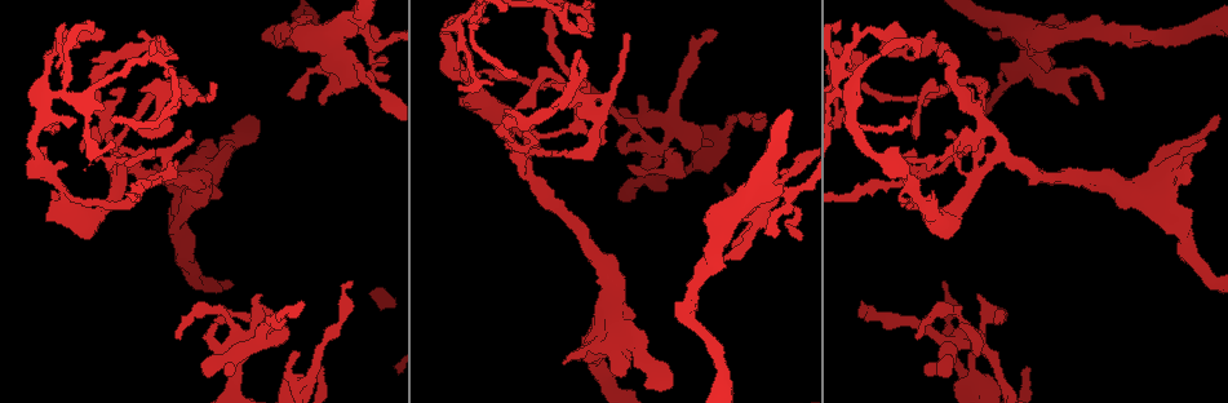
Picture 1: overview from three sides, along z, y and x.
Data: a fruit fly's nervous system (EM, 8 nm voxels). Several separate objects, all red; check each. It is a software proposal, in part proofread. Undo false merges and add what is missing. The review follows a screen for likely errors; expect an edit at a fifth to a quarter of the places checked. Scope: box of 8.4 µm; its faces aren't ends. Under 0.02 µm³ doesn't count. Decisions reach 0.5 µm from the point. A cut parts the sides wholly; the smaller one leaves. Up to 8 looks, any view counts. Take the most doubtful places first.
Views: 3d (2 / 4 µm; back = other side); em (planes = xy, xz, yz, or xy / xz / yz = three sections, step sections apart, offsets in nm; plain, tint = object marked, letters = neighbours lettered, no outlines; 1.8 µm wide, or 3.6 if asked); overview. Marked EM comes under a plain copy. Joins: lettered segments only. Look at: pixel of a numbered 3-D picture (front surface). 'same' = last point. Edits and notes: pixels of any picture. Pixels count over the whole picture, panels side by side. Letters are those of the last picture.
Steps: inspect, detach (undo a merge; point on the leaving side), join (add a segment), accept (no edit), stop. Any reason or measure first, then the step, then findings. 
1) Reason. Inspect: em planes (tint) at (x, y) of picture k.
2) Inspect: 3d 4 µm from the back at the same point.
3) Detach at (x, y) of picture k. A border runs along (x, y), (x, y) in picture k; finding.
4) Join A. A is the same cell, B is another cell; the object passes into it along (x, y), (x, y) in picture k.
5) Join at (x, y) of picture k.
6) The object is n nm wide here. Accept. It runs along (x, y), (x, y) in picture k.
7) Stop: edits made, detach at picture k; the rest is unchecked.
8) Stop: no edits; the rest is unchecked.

Thin end. Inspect: 3d 2 µm at (944, 283) of picture 1.

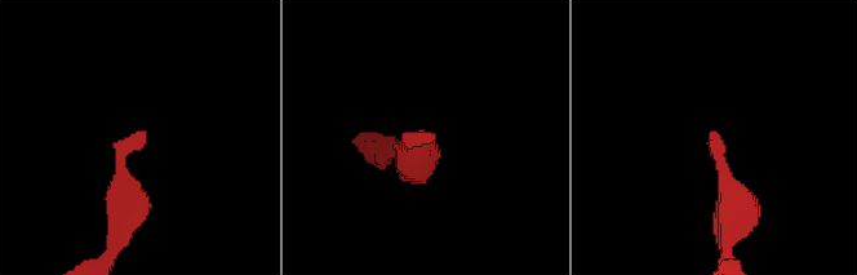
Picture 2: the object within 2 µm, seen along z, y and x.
Need the tissue. Inspect: em planes (letters) at (144, 137) of picture 2.

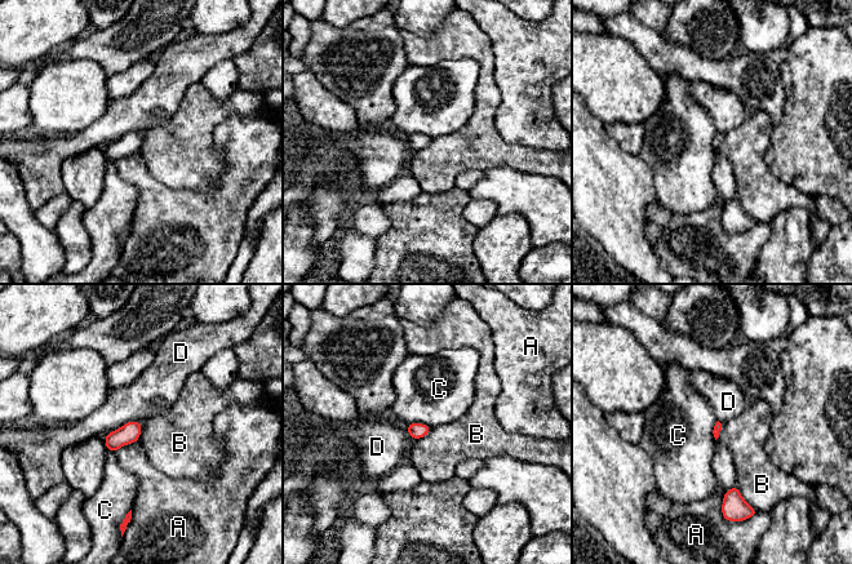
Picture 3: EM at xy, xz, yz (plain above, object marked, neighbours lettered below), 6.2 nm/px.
Accept. A, B, C and D are other cells; a border runs along (407, 423), (426, 423), (431, 427) in picture 3; none of them fits.

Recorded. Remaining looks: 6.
Sharp bend. Inspect: em planes (letters) at (786, 194) of picture 1.

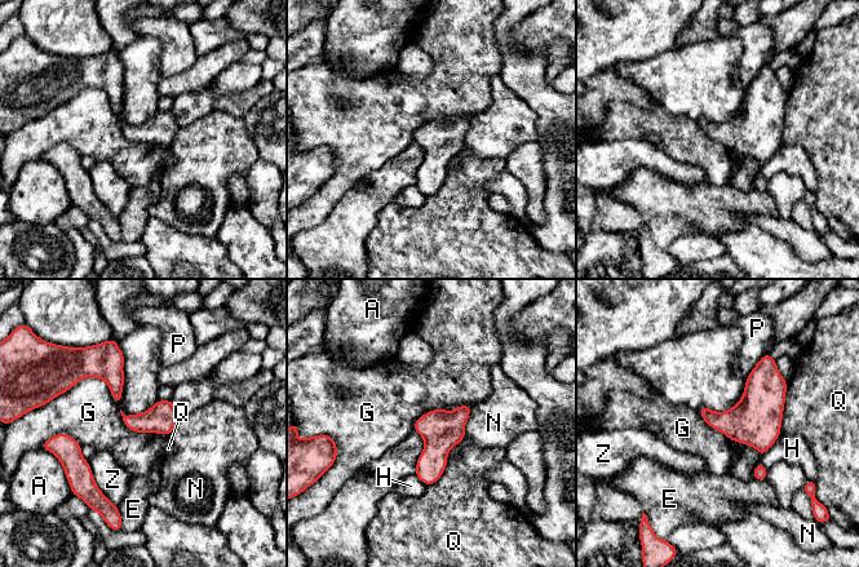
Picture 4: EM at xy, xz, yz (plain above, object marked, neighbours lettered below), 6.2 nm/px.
Accept. A, E, G, H, N, P, Q and Z are other cells; a border runs along (57, 397), (100, 377), (118, 404) in picture 4; all the same neuron.

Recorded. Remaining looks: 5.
Inspect: 3d 4 µm at (921, 106) of picture 1.

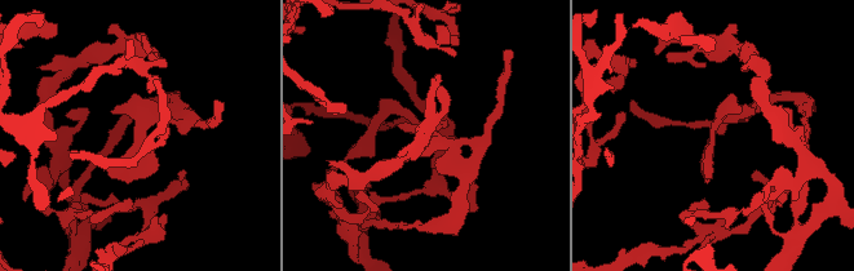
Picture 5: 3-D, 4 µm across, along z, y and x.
Shape alone is not enough. Inspect: em yz step 8 (tint) at (715, 135) of picture 5.

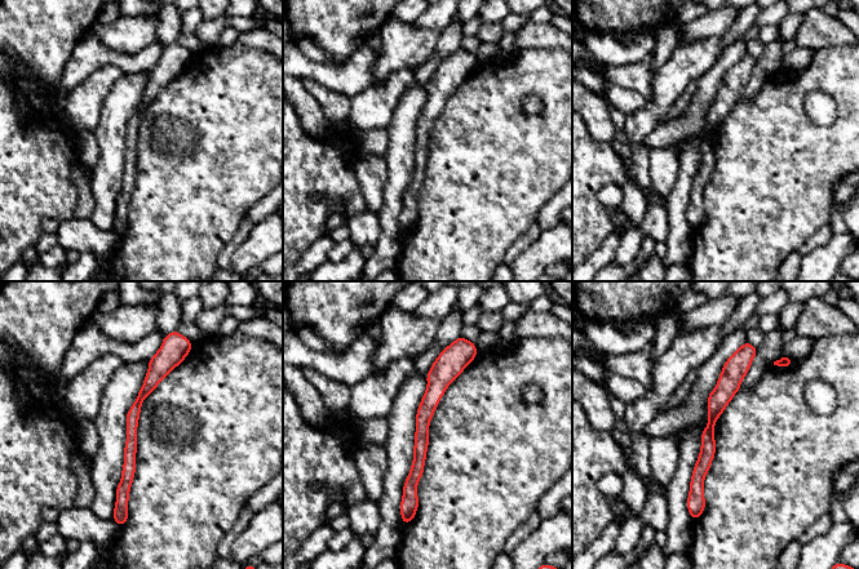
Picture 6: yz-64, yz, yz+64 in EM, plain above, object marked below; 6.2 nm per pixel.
Inspect: em planes (letters) at the same point.

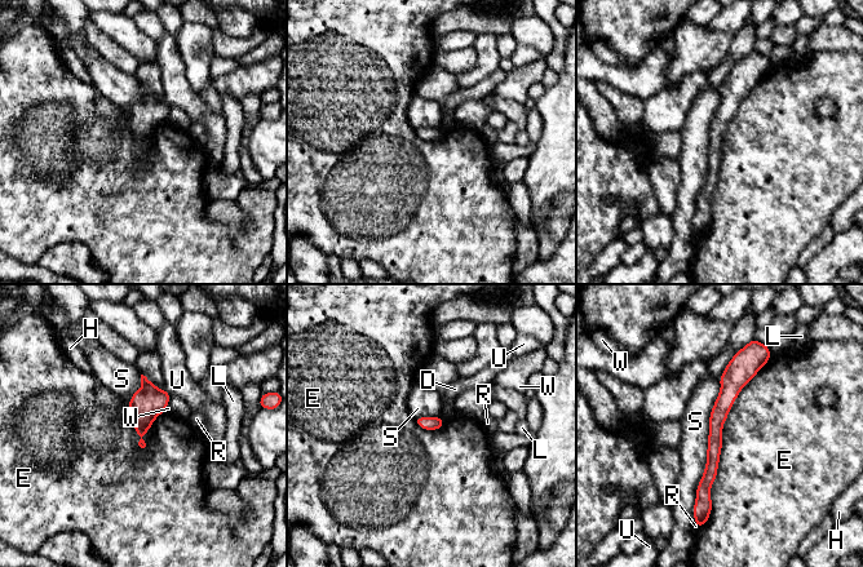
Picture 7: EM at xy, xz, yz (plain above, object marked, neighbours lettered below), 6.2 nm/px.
The longest contact is with E, 1050 nm. Accept. D, E, H, L, R, S, U and W are other cells; it runs along (740, 354), (716, 420), (707, 505) in picture 7; all the same neuron.

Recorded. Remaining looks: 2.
Stop: no edits; the rest is unchecked.

